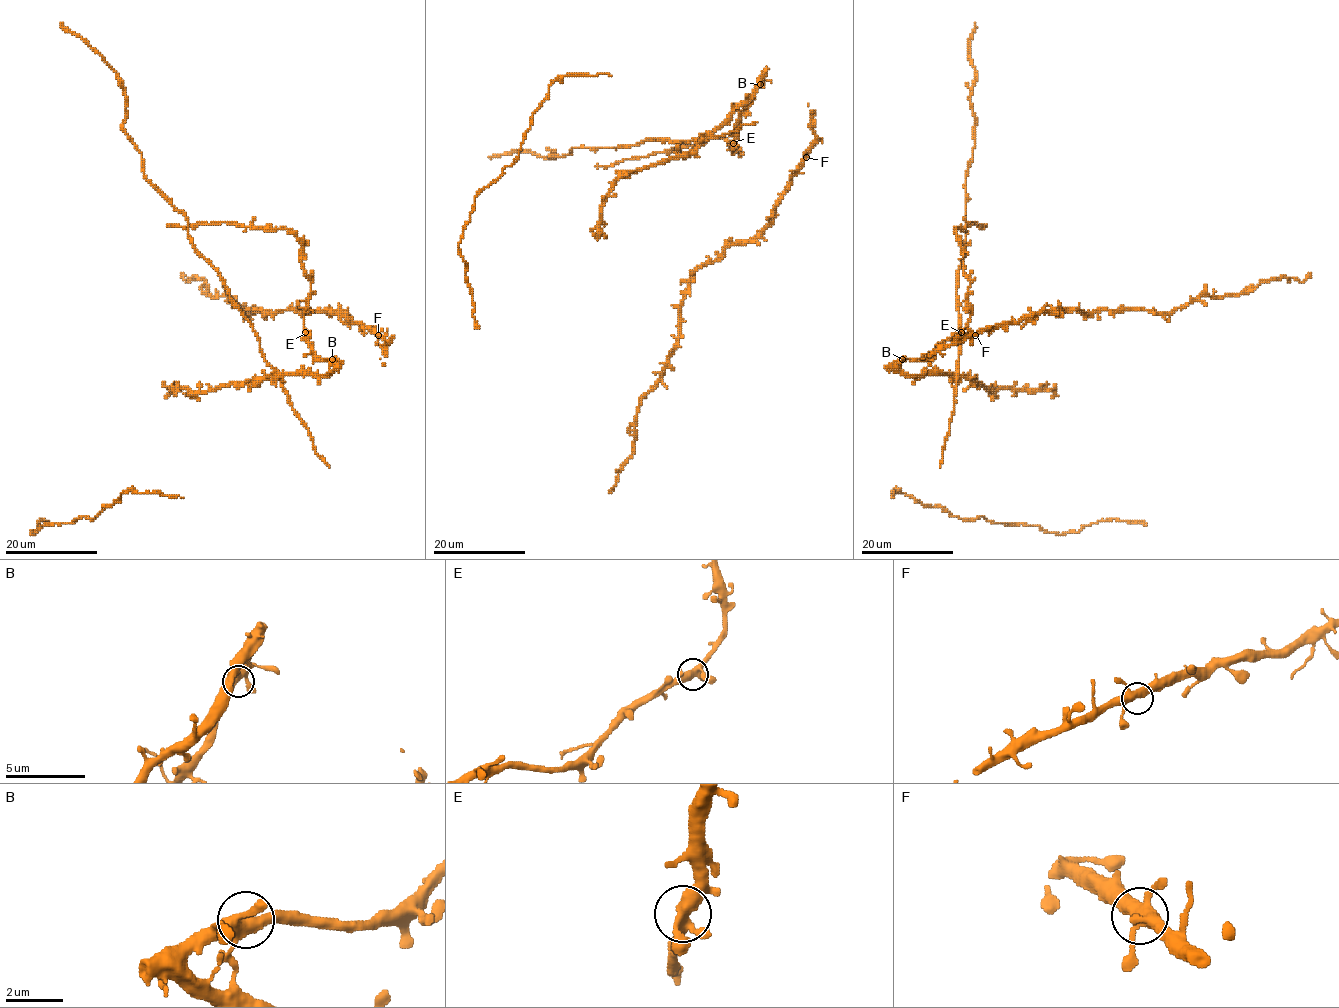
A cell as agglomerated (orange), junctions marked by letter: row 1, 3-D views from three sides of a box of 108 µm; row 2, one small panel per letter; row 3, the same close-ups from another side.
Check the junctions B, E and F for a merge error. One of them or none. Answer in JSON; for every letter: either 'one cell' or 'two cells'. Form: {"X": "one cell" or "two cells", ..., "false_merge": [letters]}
{"B": "one cell", "E": "one cell", "F": "one cell", "false_merge": []}

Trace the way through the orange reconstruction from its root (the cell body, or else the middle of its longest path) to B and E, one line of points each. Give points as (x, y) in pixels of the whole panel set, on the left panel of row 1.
B: (300, 374), (325, 375), (332, 359)
E: (300, 374), (325, 375), (332, 364), (316, 355), (305, 332)

